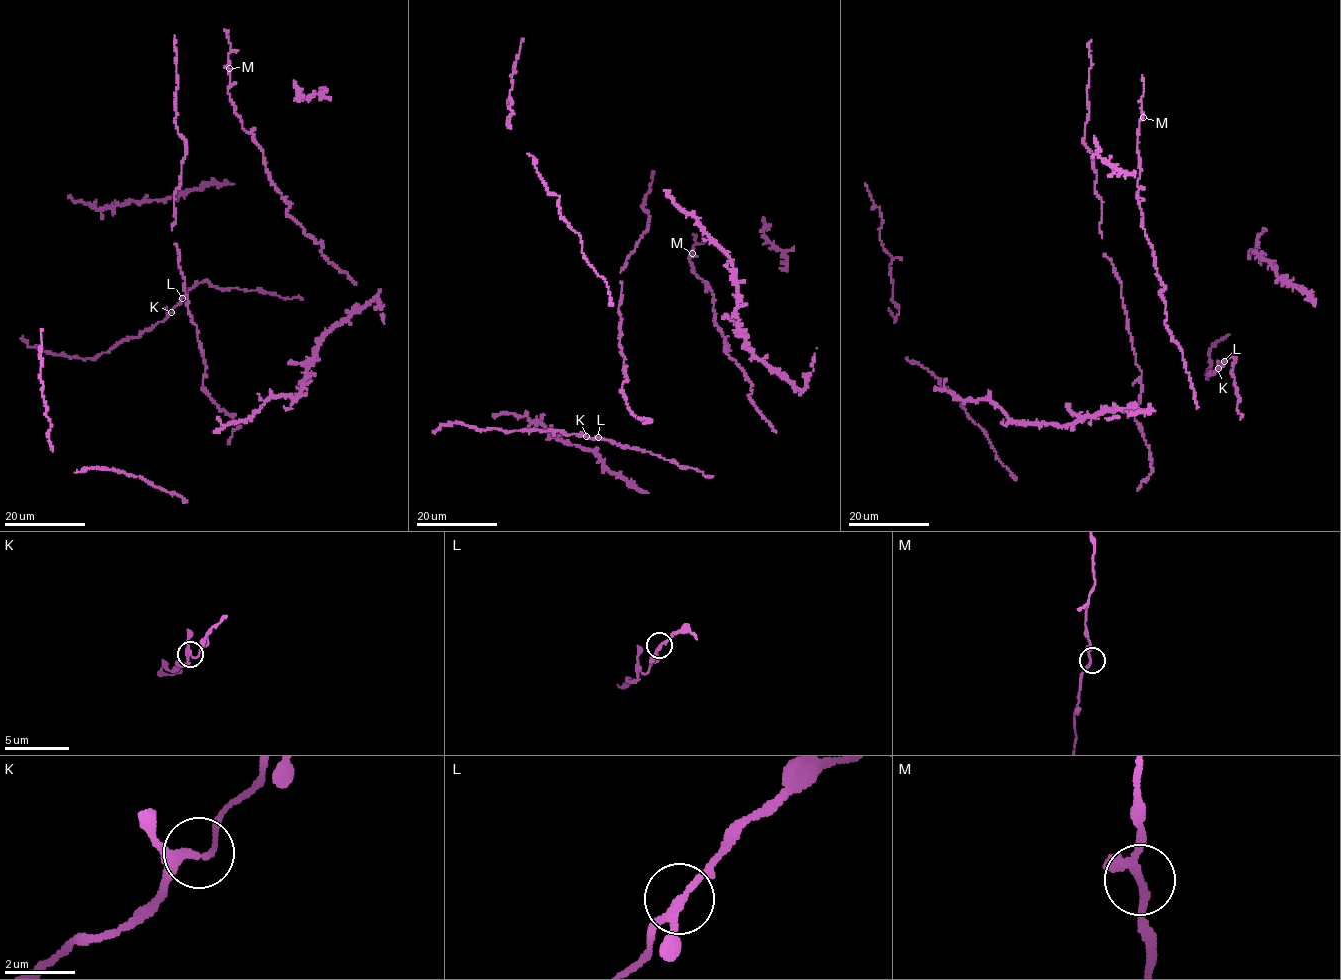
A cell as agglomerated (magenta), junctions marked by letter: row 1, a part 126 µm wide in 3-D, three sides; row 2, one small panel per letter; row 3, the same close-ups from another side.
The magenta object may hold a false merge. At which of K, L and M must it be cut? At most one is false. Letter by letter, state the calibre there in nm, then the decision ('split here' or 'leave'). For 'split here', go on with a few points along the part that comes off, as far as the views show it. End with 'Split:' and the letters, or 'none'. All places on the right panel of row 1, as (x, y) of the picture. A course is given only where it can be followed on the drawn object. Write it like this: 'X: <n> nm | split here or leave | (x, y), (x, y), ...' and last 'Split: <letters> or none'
K: 190 nm | leave
L: 180 nm | leave
M: 190 nm | leave
Split: none

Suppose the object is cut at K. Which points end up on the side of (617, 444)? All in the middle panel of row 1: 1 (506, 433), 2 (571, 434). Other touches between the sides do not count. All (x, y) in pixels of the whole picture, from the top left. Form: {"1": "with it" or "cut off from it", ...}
{"1": "cut off from it", "2": "cut off from it"}

